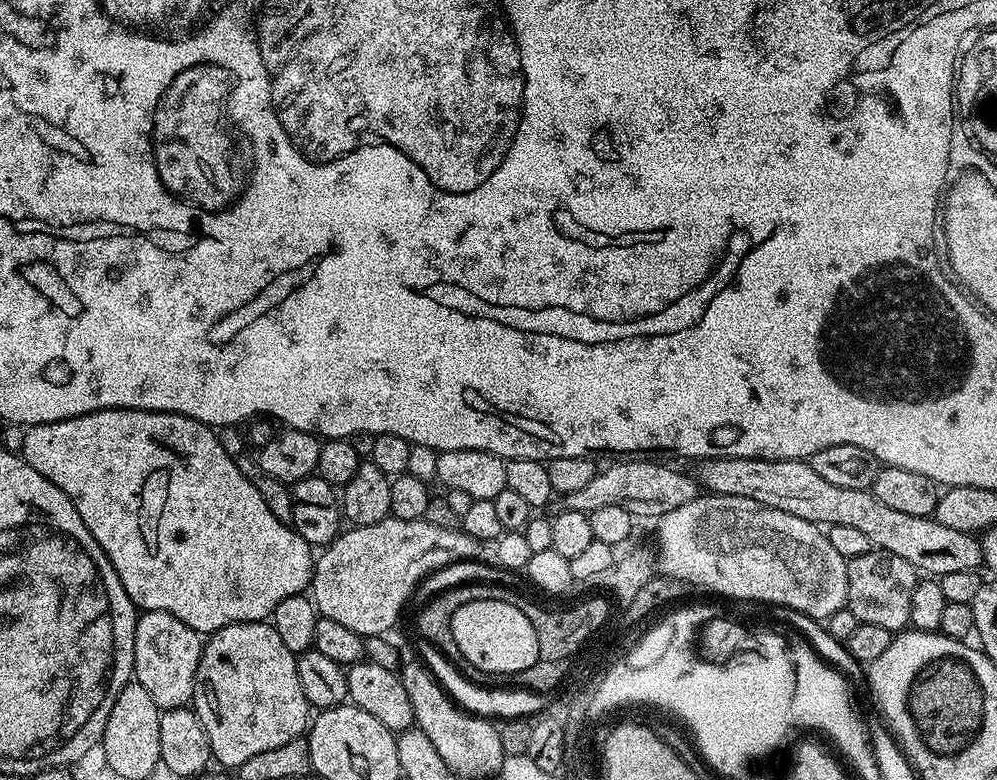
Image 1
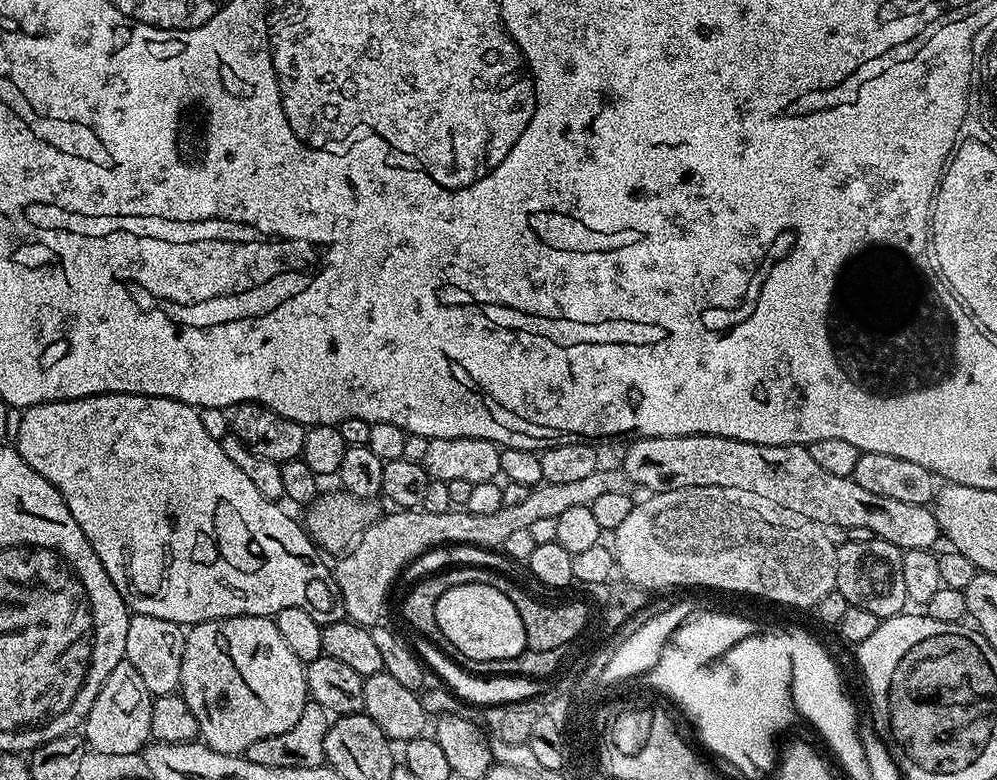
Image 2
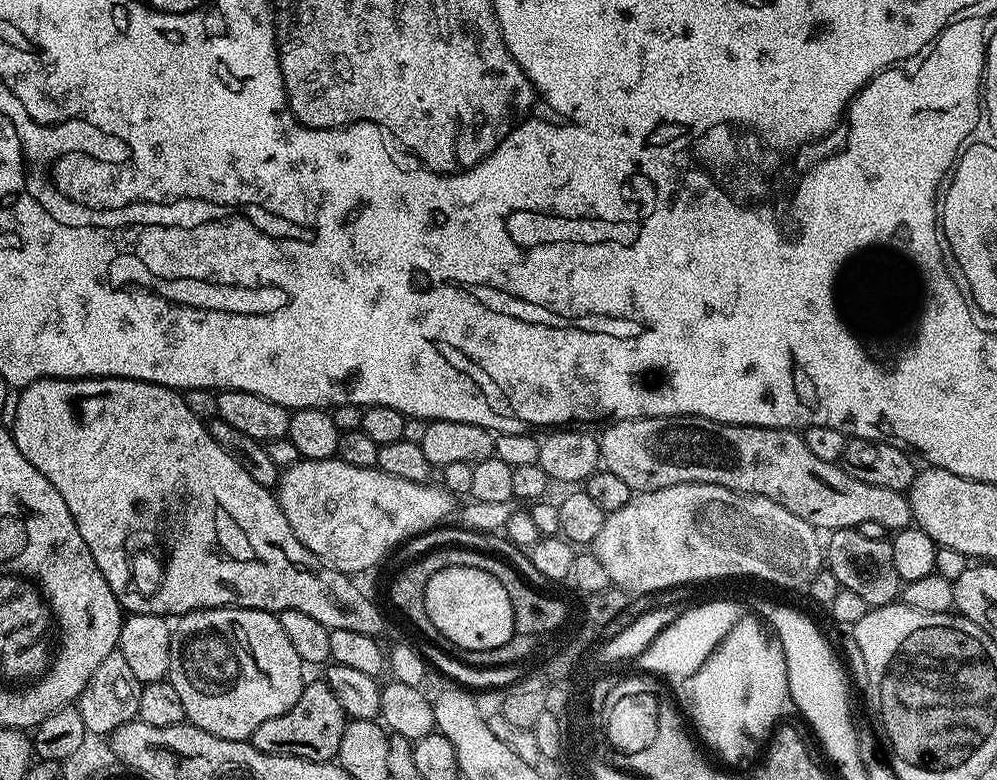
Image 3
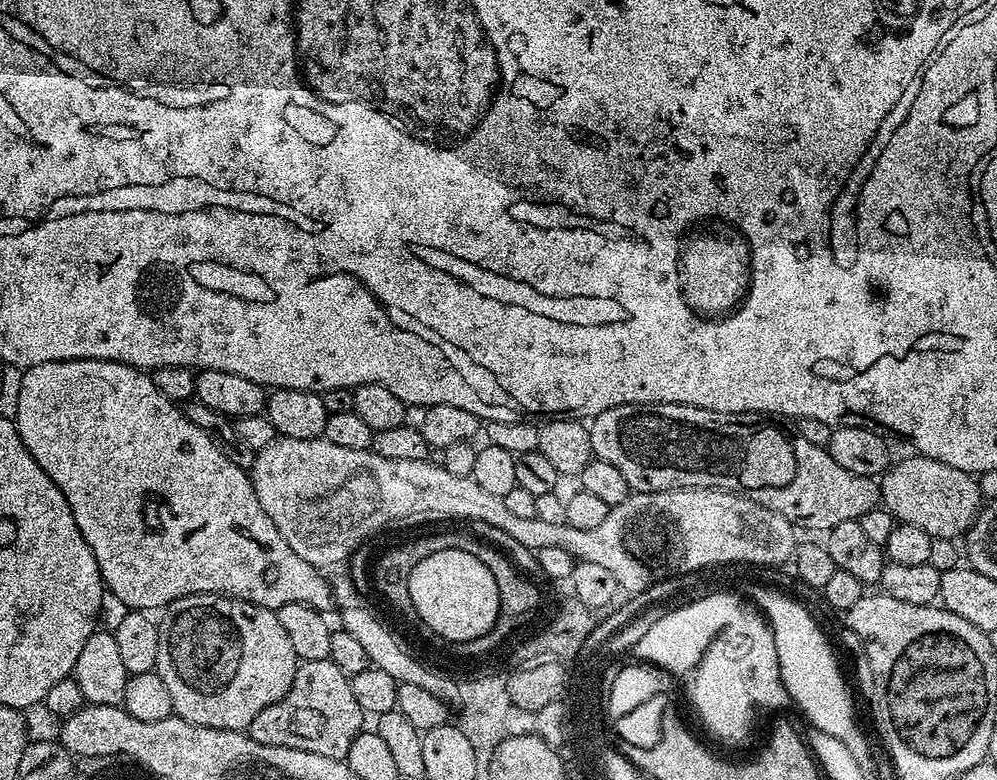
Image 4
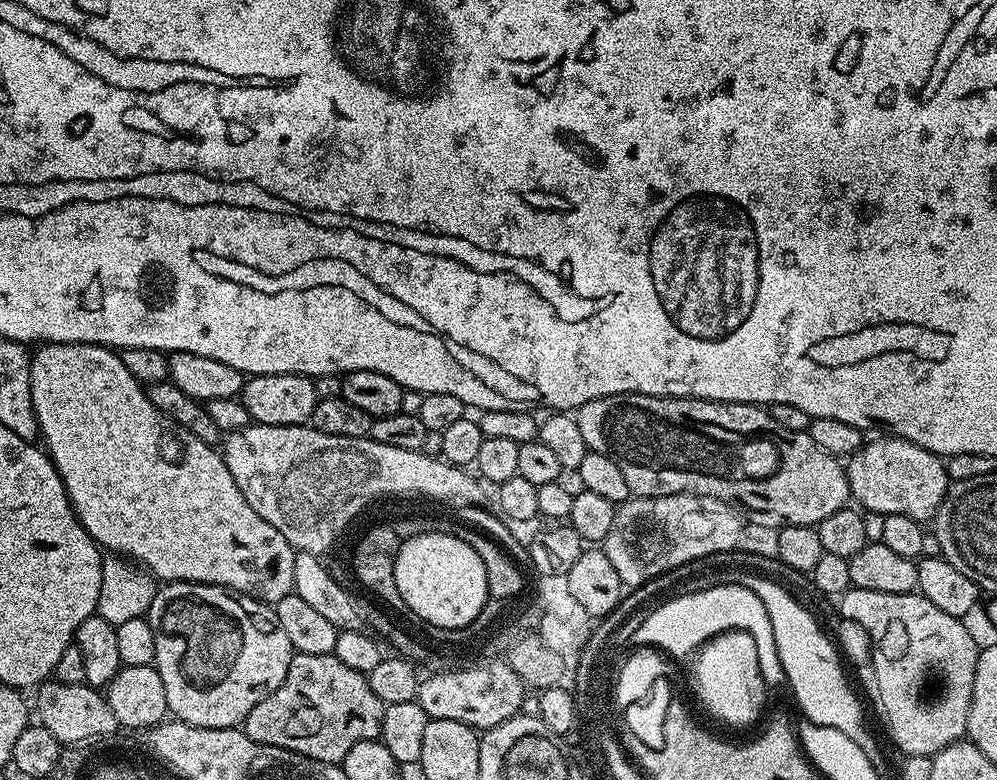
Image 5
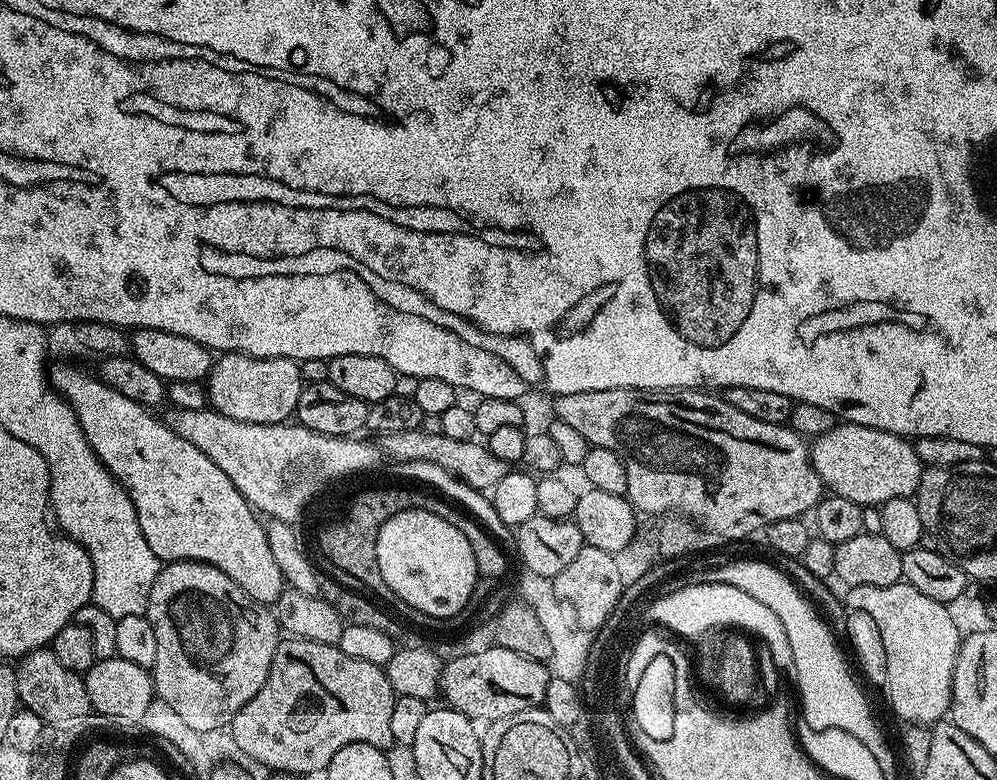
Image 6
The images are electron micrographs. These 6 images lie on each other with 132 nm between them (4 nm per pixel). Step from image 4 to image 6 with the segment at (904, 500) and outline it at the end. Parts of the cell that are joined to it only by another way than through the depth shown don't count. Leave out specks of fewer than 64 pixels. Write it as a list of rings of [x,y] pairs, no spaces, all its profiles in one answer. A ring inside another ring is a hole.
[[[837,422],[826,434],[810,444],[812,468],[831,495],[850,498],[861,506],[879,506],[890,498],[915,497],[925,465],[909,441],[892,432],[870,426]]]

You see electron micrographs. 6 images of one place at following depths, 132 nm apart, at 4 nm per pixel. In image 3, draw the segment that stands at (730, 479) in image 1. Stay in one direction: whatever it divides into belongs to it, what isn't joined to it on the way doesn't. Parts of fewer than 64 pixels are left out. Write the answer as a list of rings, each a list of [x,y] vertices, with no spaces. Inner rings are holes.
[[[643,416],[642,418],[634,418],[633,420],[618,420],[609,423],[605,428],[608,429],[602,434],[599,433],[598,436],[600,441],[600,459],[603,467],[607,471],[618,474],[618,478],[622,478],[622,482],[626,482],[626,486],[630,486],[633,493],[636,494],[662,490],[666,486],[674,486],[675,484],[717,484],[718,486],[729,488],[735,492],[748,492],[752,496],[765,496],[766,498],[770,498],[770,502],[778,502],[778,506],[790,510],[790,514],[802,518],[807,524],[817,530],[823,530],[823,528],[828,528],[827,530],[835,530],[838,528],[859,529],[862,522],[882,522],[882,526],[886,530],[899,530],[909,527],[913,523],[912,507],[904,492],[886,490],[886,486],[870,486],[866,482],[858,482],[858,478],[854,478],[848,472],[845,472],[840,464],[822,462],[822,458],[818,458],[815,454],[810,454],[803,435],[796,430],[786,428],[755,428],[754,426],[746,426],[745,424],[723,424],[722,422],[707,420],[701,416]]]

